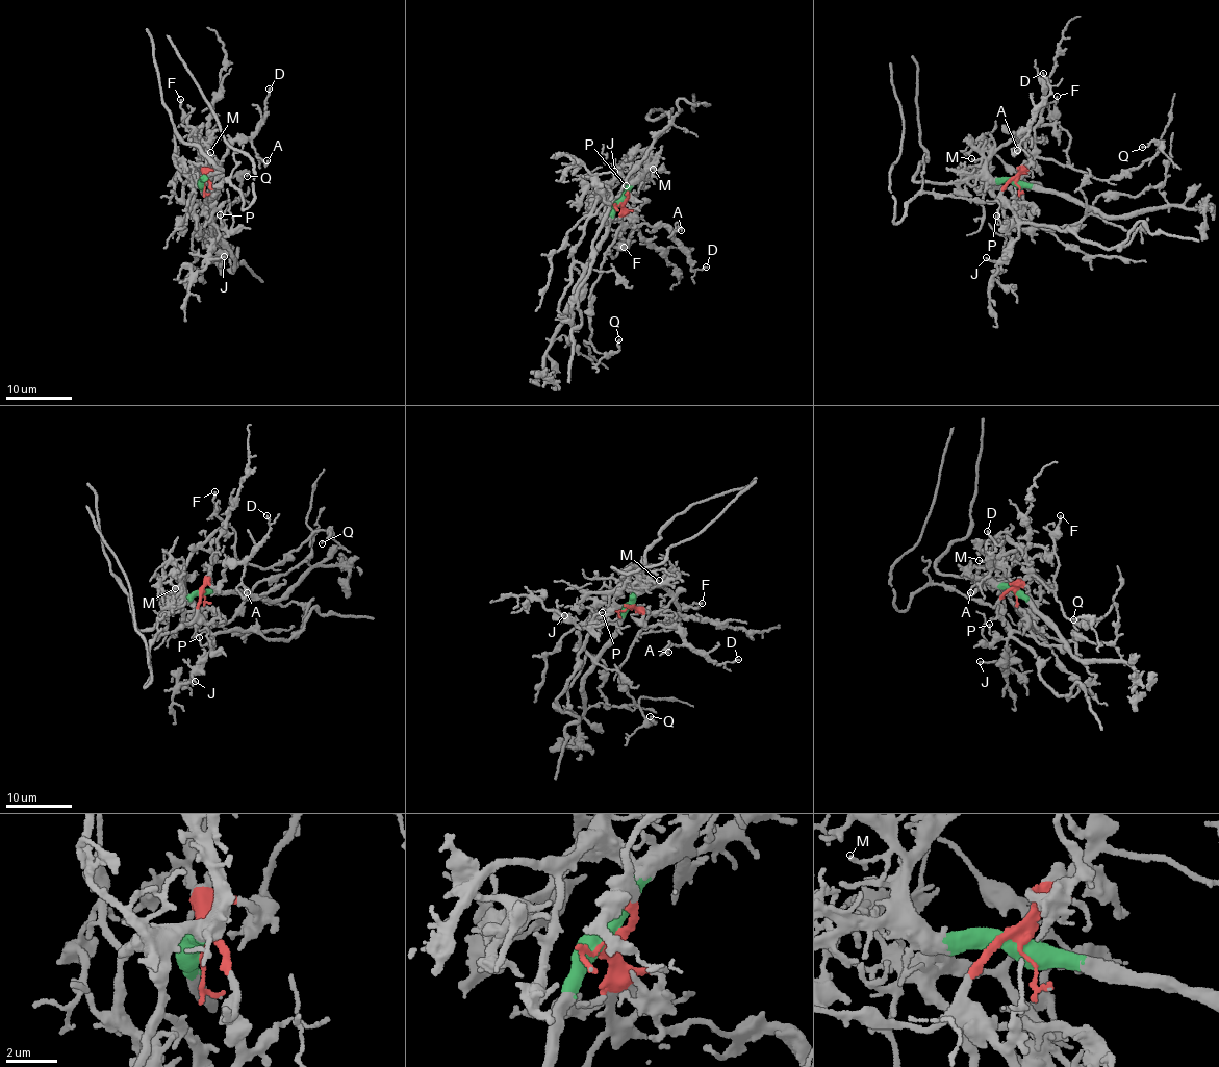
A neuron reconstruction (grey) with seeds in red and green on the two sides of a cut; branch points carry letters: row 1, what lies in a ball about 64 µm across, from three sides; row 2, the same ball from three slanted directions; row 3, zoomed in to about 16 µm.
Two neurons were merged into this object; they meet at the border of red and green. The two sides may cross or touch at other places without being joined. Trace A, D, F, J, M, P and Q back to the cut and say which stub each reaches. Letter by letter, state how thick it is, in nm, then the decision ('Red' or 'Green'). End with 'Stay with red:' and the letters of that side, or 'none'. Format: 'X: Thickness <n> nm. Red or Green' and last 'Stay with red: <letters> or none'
A: Thickness 80 nm. Red
D: Thickness 180 nm. Red
F: Thickness 170 nm. Red
J: Thickness 120 nm. Red
M: Thickness 120 nm. Green
P: Thickness 130 nm. Red
Q: Thickness 130 nm. Red
Stay with red: A, D, F, J, P, Q

